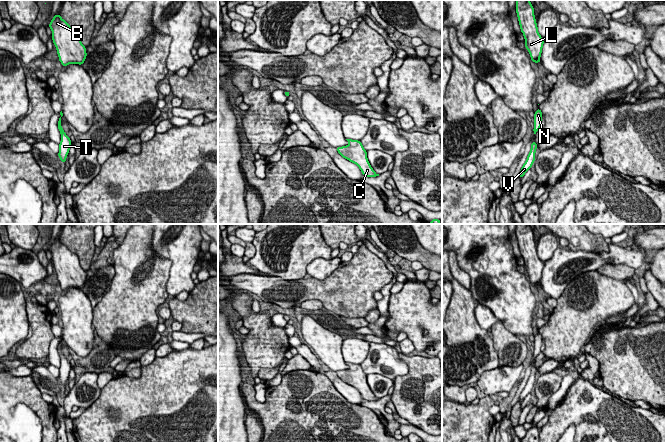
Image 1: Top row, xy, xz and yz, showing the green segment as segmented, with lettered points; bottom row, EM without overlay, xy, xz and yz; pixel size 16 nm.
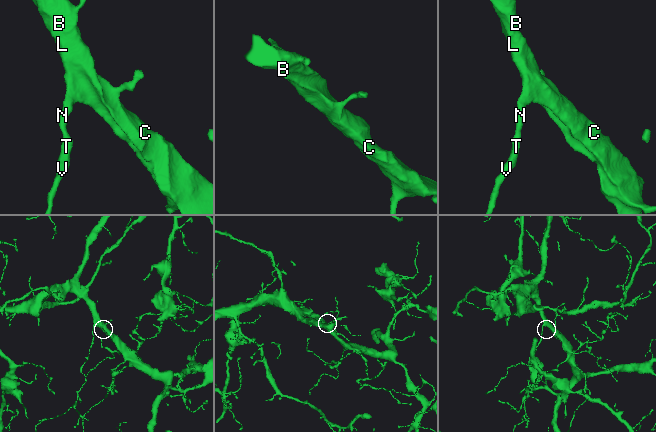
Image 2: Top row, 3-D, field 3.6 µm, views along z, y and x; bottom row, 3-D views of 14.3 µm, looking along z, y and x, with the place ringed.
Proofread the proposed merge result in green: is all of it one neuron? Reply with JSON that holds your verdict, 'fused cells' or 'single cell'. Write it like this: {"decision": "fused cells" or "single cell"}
{"decision": "single cell"}

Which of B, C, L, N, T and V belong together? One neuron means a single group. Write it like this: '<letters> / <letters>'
B C L N T V

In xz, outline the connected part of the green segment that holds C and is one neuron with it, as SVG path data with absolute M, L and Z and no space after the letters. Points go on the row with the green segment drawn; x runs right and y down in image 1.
M346 139L349 144L347 146L337 147L337 152L345 159L356 164L362 174L367 177L377 177L367 159L367 151L362 146L361 141Z

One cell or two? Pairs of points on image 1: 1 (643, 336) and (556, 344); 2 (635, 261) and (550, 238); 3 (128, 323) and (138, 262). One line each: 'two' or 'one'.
1: two
2: two
3: one

